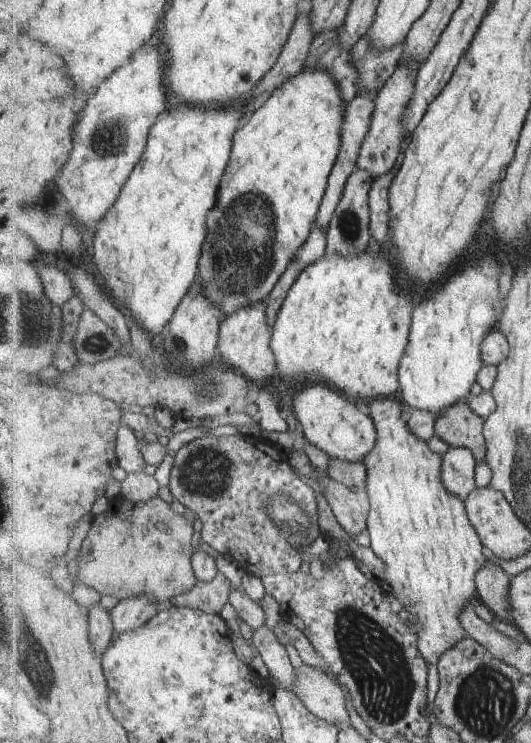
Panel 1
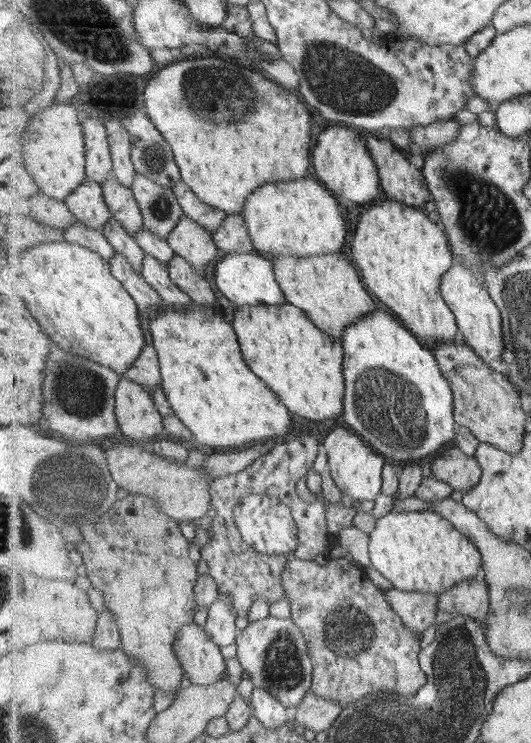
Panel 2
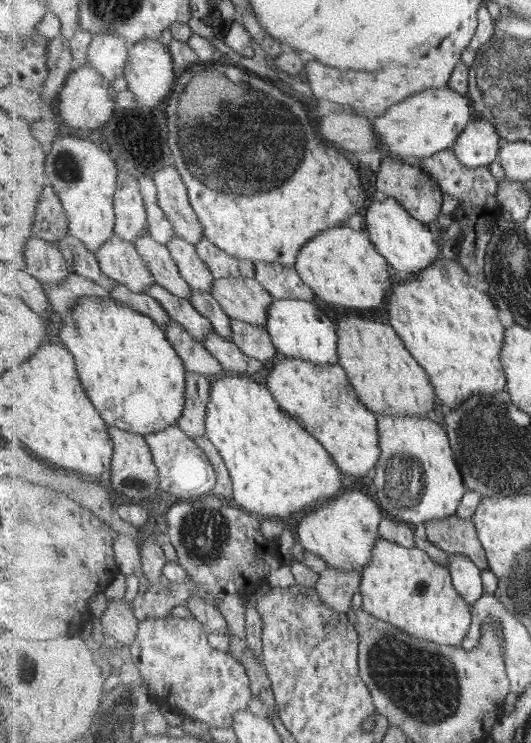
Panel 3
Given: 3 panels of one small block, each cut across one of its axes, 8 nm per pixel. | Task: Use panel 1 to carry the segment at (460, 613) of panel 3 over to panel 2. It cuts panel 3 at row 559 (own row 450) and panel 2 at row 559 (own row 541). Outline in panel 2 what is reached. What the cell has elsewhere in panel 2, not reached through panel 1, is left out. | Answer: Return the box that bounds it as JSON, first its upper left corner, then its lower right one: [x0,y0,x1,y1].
[368,511,483,595]

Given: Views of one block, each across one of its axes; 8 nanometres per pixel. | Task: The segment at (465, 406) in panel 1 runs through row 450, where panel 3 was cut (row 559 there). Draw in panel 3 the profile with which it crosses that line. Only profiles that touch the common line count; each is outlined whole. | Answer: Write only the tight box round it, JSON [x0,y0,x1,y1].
[424,515,489,570]

